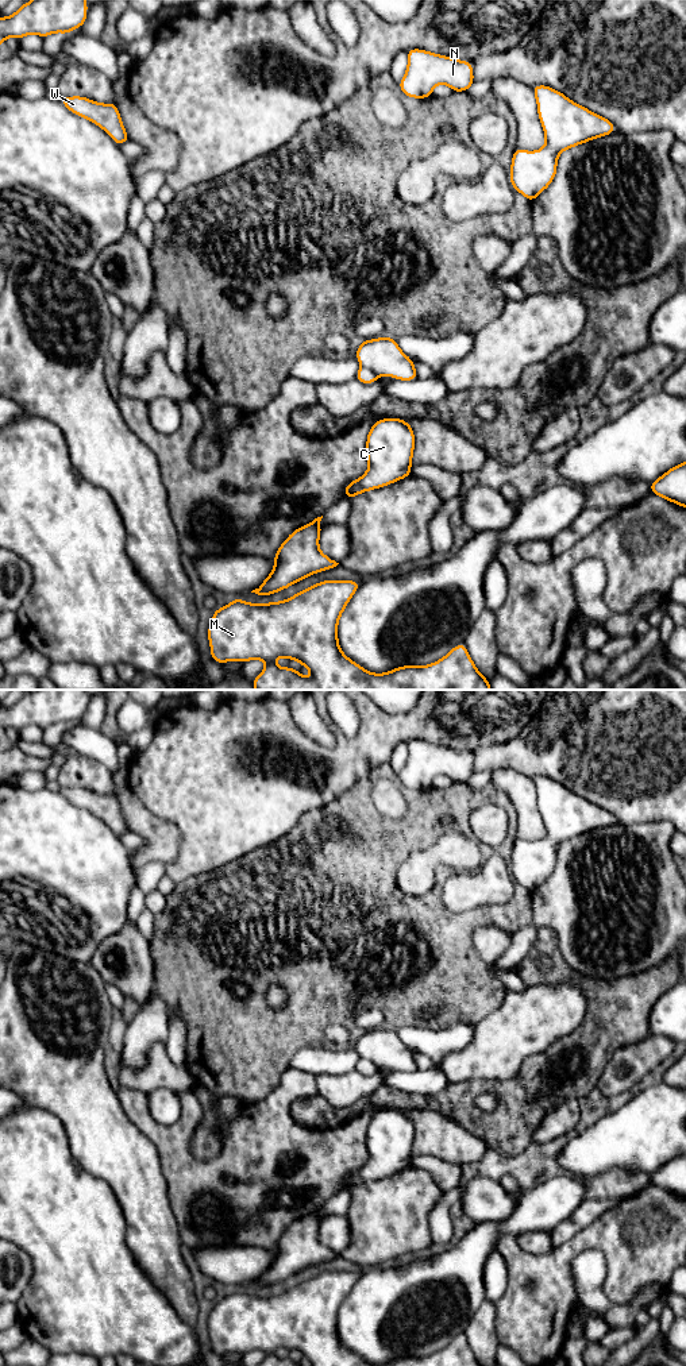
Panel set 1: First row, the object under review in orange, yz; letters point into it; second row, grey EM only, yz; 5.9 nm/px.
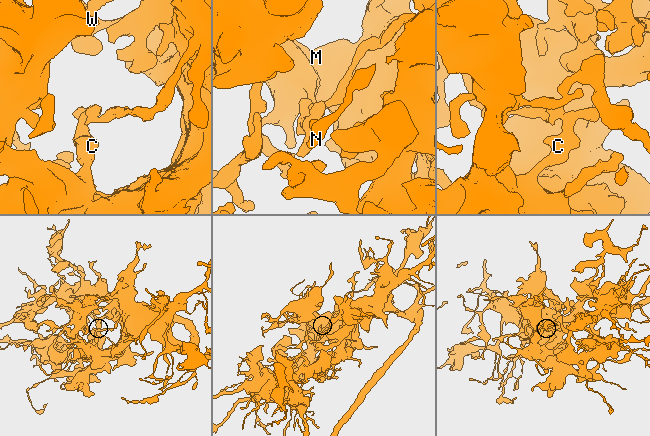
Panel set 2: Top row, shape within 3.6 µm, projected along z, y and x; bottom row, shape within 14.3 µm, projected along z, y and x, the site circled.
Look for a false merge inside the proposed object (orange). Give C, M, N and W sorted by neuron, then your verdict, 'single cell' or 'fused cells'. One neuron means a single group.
C M N W | single cell

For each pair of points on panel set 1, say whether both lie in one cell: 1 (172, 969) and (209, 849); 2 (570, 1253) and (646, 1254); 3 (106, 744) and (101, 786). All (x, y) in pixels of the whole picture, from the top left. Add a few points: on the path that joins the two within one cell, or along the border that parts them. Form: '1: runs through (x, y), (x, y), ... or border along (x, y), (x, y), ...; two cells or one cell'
1: border along (232, 860), (177, 883); two cells
2: runs through (589, 1242), (619, 1242), (627, 1250); one cell
3: border along (78, 752), (99, 760), (110, 772); two cells

